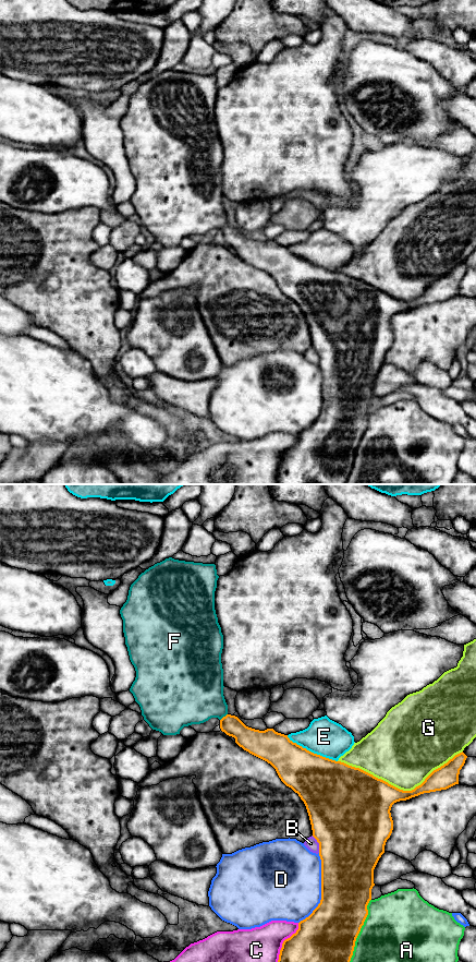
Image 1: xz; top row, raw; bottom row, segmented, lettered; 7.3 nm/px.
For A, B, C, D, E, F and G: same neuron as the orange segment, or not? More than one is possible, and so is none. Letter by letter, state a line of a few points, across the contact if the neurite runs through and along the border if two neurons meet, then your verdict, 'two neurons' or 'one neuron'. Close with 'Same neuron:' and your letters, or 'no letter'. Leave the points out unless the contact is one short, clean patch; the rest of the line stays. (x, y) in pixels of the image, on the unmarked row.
A: two neurons
B: two neurons
C: two neurons
D: two neurons
E: two neurons
F: line xz (248, 250), (223, 228), (208, 213), (197, 206); one neuron
G: two neurons
Same neuron: F

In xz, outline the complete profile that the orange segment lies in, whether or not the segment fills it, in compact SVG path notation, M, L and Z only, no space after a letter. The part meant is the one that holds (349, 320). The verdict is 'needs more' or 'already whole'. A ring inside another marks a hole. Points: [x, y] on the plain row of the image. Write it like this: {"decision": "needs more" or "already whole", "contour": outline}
{"decision": "needs more", "contour": "M169 69L146 81L131 96L127 111L120 121L125 156L136 182L130 203L139 216L144 231L152 241L163 246L176 246L184 238L218 229L222 243L234 249L235 254L244 262L270 275L281 292L298 305L306 317L313 348L319 354L321 411L313 424L298 434L296 444L283 453L278 471L278 484L345 484L353 467L356 449L368 426L367 417L371 411L371 400L375 397L374 381L385 364L386 353L393 341L390 324L392 316L459 296L460 281L467 267L463 263L455 266L447 275L434 281L420 297L412 302L403 302L359 279L314 265L273 240L255 241L246 238L237 228L229 226L223 207L221 175L223 146L215 121L218 89L215 75Z"}

